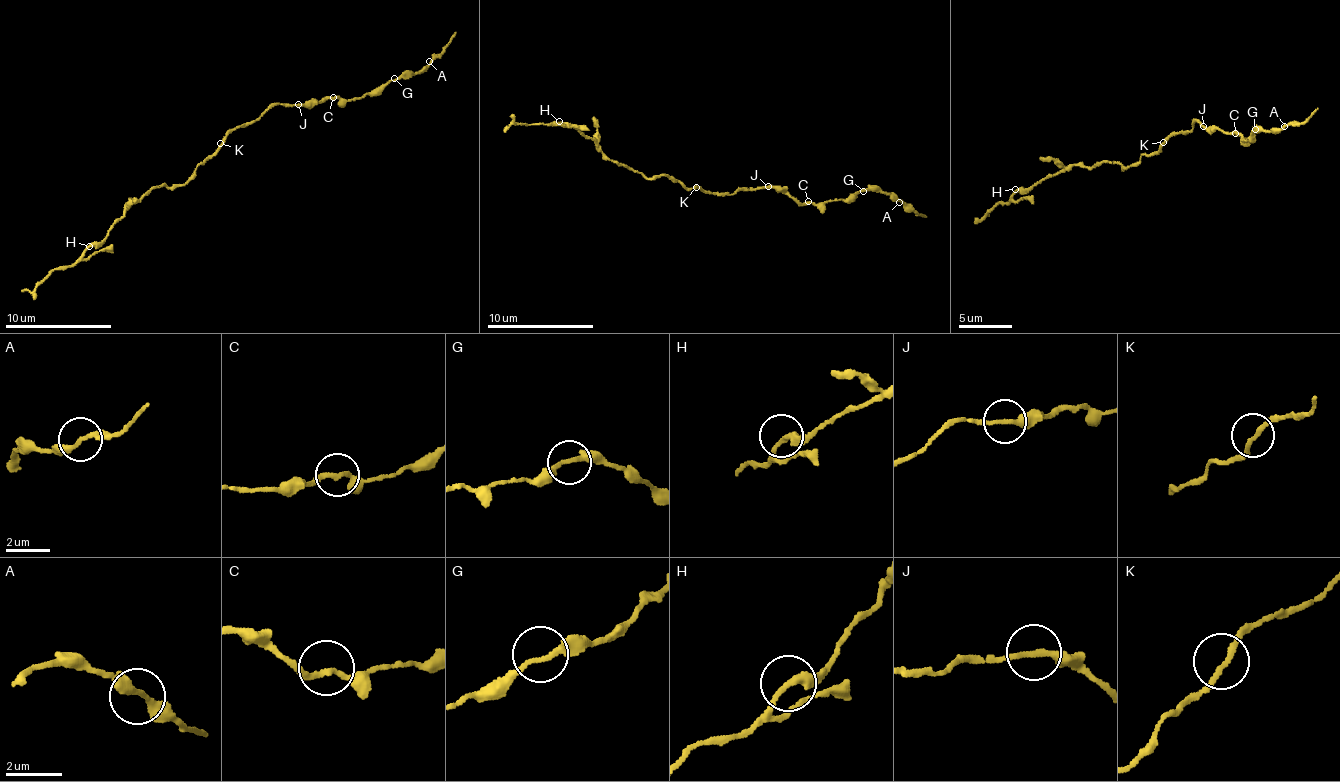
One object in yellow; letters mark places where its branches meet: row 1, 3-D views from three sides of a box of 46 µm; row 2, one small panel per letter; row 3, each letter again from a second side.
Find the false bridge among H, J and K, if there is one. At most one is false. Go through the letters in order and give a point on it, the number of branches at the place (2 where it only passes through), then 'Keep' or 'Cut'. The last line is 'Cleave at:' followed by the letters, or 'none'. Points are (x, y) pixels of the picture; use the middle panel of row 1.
H: Place: (559, 121). Branches: 2. Keep
J: Place: (768, 186). Branches: 2. Cut
K: Place: (696, 187). Branches: 2. Keep
Cleave at: J

